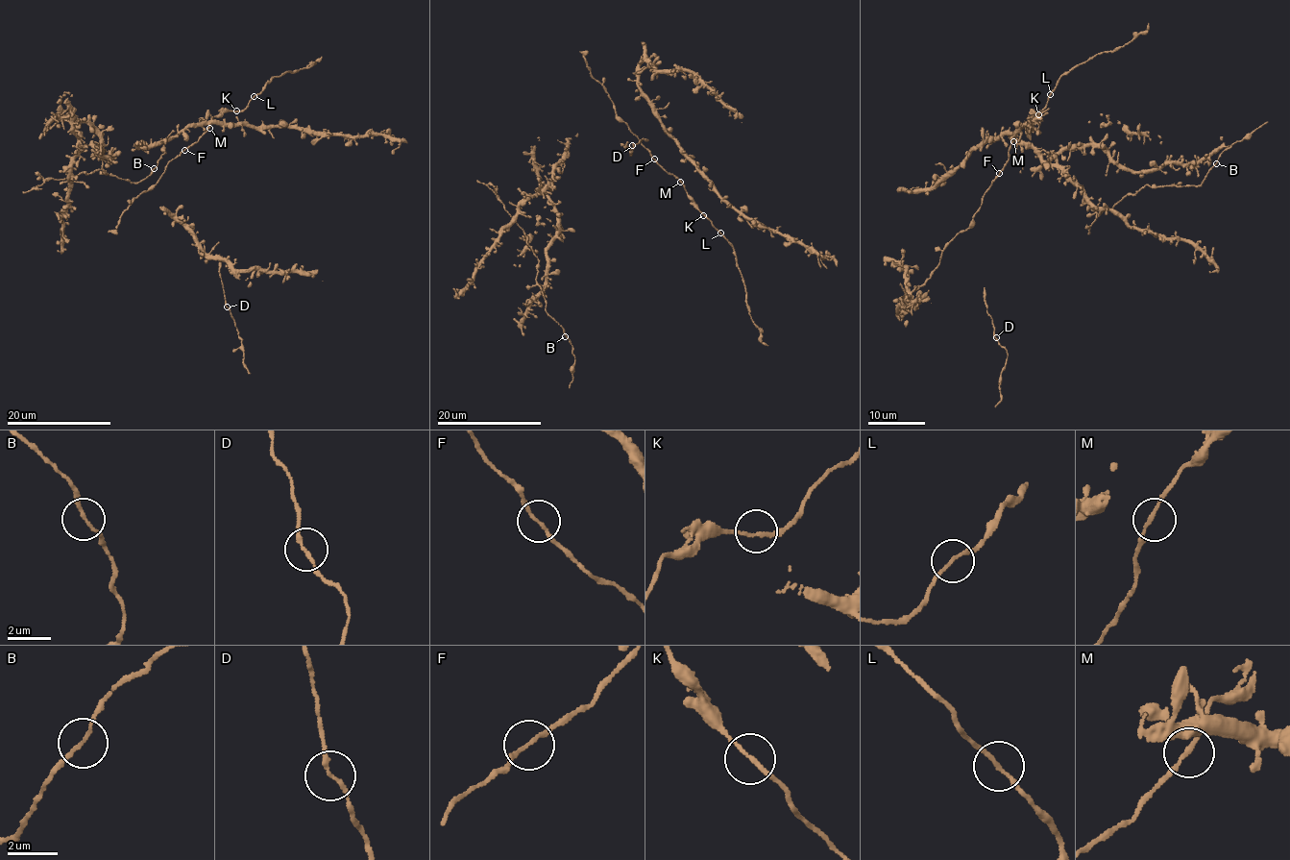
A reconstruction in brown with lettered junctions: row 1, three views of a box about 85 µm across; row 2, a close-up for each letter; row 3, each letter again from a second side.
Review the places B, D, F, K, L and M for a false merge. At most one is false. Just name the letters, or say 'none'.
none

